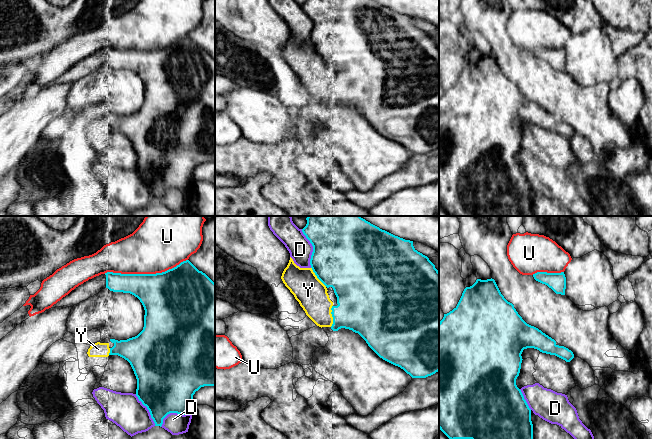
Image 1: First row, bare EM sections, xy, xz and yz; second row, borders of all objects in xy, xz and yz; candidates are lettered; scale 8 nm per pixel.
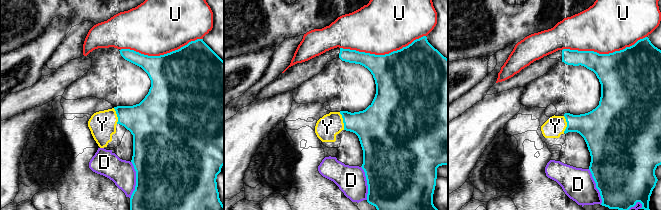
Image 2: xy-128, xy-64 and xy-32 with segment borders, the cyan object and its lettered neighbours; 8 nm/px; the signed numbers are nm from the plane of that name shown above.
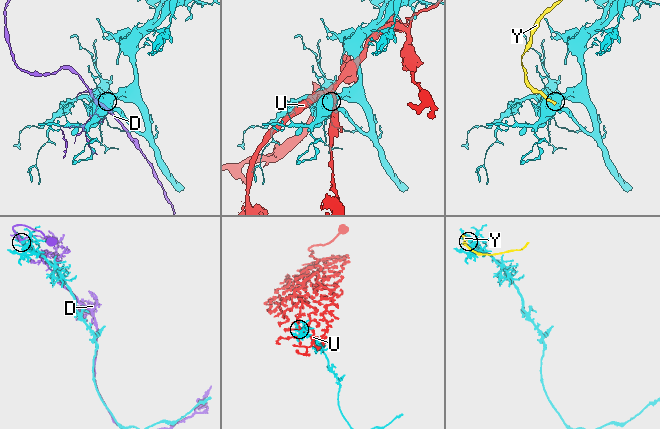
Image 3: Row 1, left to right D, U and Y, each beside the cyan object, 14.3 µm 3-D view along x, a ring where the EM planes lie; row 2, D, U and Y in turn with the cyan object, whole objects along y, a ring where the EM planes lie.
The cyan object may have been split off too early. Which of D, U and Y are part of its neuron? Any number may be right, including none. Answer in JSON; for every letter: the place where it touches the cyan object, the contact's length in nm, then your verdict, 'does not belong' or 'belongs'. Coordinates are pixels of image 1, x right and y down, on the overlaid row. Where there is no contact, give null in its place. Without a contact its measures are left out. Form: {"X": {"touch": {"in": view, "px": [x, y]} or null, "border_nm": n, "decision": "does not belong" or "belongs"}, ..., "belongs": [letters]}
{"D": {"touch": {"in": "xz", "px": [313, 248]}, "border_nm": 320, "decision": "does not belong"}, "U": {"touch": {"in": "xy", "px": [145, 274]}, "border_nm": 700, "decision": "does not belong"}, "Y": {"touch": {"in": "xz", "px": [332, 316]}, "border_nm": 180, "decision": "belongs"}, "belongs": ["Y"]}

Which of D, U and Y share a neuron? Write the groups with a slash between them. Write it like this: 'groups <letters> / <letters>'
groups D / U / Y

